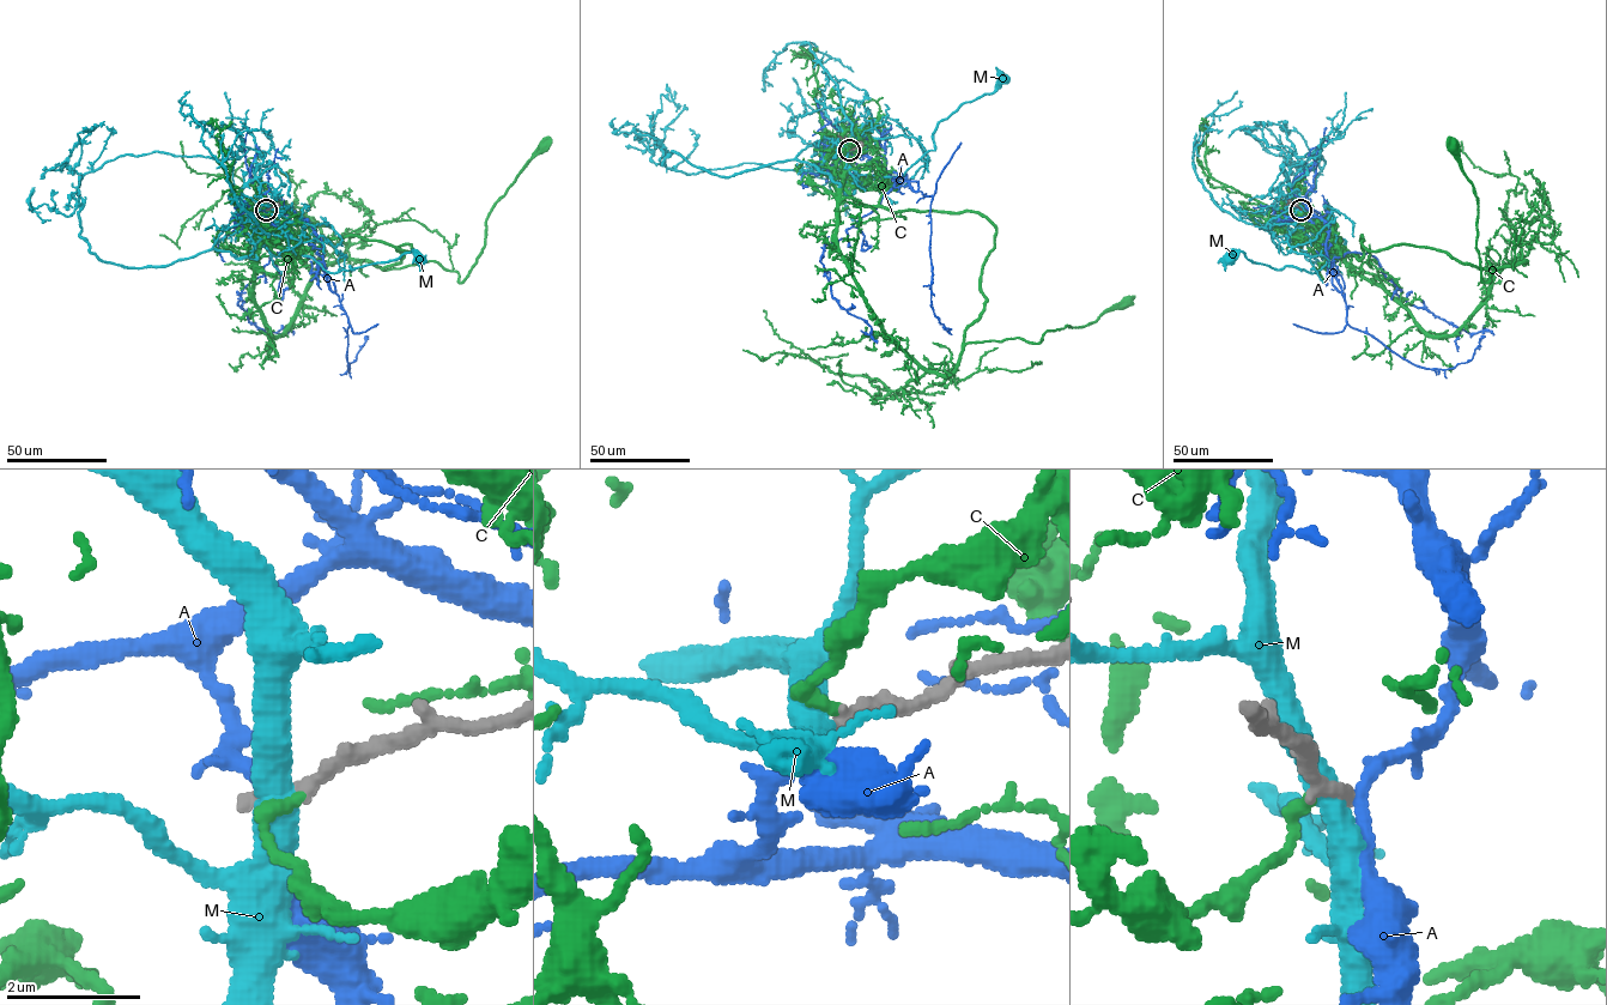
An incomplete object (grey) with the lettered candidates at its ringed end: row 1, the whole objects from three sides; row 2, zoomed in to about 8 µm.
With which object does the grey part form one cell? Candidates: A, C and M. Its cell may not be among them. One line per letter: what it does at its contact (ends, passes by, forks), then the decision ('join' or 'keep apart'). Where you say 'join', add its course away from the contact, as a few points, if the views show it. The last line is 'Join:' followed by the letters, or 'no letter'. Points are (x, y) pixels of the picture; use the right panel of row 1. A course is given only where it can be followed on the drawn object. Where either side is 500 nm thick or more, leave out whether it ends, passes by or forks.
A: it passes by; keep apart
C: it ends; keep apart
M: it passes by; keep apart
Join: no letter

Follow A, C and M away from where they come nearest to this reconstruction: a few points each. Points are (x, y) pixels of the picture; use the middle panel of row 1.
A: (850, 150), (908, 181), (847, 229), (847, 238), (824, 244), (820, 260), (832, 297), (867, 324), (877, 343)
C: (851, 149), (862, 144), (835, 150), (856, 200), (994, 226), (964, 345), (1039, 343), (1129, 301)
M: (850, 150), (847, 163), (859, 173), (902, 176), (934, 149), (937, 125), (965, 103), (993, 94), (1004, 79)

